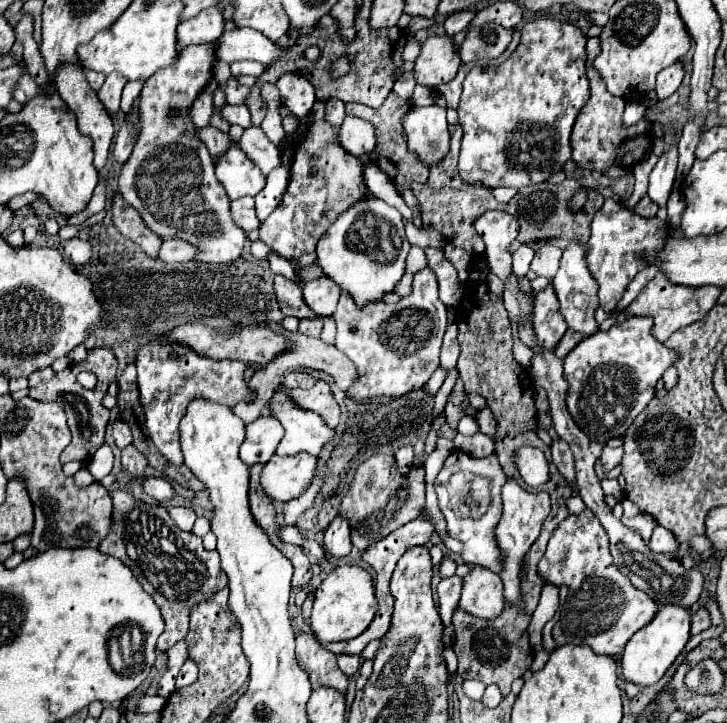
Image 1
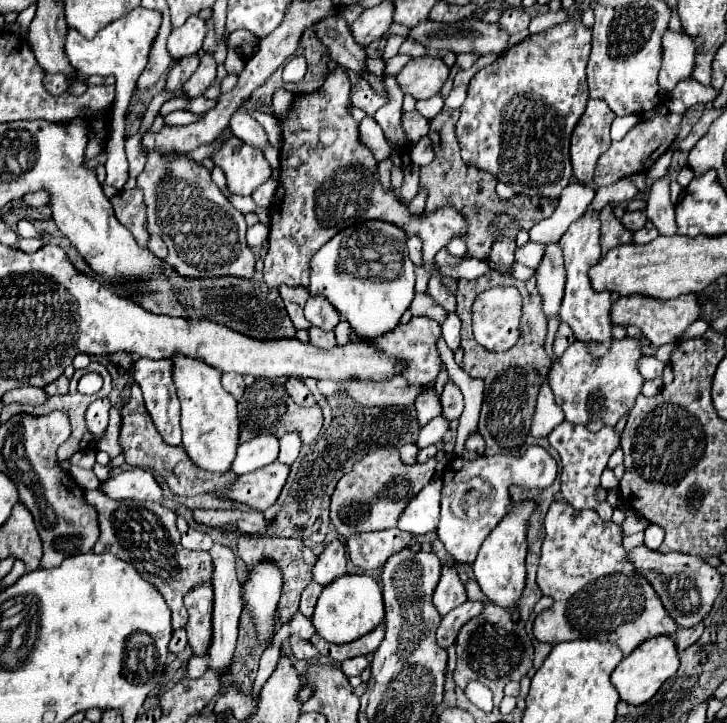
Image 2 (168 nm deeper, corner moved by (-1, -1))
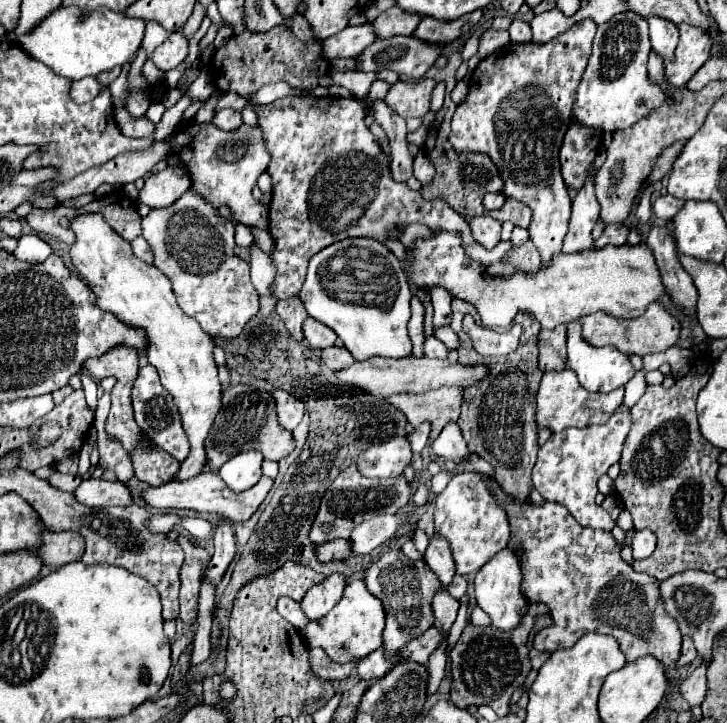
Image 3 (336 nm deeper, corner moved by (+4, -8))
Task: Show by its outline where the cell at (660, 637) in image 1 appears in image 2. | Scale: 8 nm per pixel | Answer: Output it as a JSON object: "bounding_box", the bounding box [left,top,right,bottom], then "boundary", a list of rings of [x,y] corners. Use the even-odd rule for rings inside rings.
{"bounding_box":[611,636,679,706],"boundary":[[[669,636],[651,638],[645,642],[645,646],[639,646],[623,662],[619,662],[619,666],[611,674],[611,684],[619,692],[621,702],[639,706],[639,704],[649,702],[653,698],[653,694],[657,694],[661,684],[677,672],[677,668],[679,668],[679,658],[677,658],[673,638],[669,638]]]}

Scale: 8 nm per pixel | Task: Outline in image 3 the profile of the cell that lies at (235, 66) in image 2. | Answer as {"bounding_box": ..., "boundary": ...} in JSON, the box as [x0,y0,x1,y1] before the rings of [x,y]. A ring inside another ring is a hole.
{"bounding_box":[207,1,322,97],"boundary":[[[214,1],[208,6],[207,16],[213,23],[222,24],[214,39],[215,48],[219,48],[228,42],[226,47],[216,49],[214,61],[212,61],[212,75],[214,83],[220,91],[234,91],[242,97],[254,95],[262,85],[286,81],[292,89],[312,91],[318,87],[320,79],[320,55],[322,47],[318,43],[302,43],[294,37],[294,33],[286,27],[274,27],[266,33],[240,33],[233,36],[233,30],[223,24],[223,19]],[[232,37],[232,39],[230,39]],[[230,40],[230,41],[229,41]]]}

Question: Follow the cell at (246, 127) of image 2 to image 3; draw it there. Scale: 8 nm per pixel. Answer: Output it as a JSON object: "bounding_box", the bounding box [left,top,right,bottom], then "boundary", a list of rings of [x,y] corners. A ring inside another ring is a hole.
{"bounding_box":[212,109,242,131],"boundary":[[[222,109],[214,115],[212,123],[218,125],[218,129],[222,131],[230,131],[230,129],[238,129],[242,125],[242,115],[234,109]]]}

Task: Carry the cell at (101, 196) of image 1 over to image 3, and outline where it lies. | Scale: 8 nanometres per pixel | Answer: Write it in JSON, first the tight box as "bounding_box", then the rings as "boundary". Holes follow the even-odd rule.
{"bounding_box":[18,7,146,81],"boundary":[[[62,7],[46,17],[42,25],[36,27],[30,35],[18,37],[18,43],[30,57],[36,57],[44,65],[48,65],[54,73],[70,81],[78,81],[82,77],[96,77],[114,67],[132,63],[144,39],[144,25],[146,23],[142,19],[108,9],[96,9],[84,21],[80,19],[78,9]]]}

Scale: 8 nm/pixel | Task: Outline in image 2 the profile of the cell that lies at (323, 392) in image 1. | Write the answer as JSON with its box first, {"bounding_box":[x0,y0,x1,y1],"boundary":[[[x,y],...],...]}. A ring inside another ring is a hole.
{"bounding_box":[237,378,323,444],"boundary":[[[257,378],[253,384],[245,388],[245,394],[237,402],[237,418],[239,418],[239,442],[247,442],[259,434],[273,434],[281,438],[283,434],[297,432],[301,434],[303,444],[313,444],[323,426],[323,414],[317,404],[311,408],[301,408],[291,400],[291,396],[281,384],[269,384],[263,378]]]}

